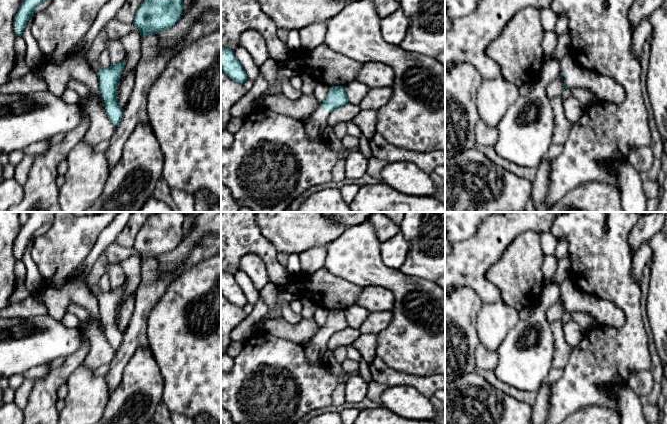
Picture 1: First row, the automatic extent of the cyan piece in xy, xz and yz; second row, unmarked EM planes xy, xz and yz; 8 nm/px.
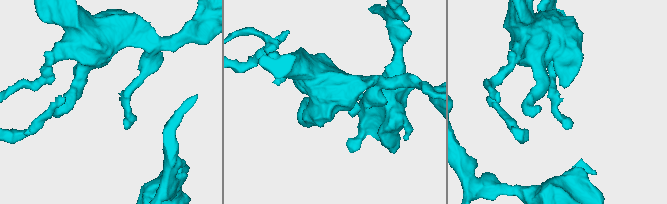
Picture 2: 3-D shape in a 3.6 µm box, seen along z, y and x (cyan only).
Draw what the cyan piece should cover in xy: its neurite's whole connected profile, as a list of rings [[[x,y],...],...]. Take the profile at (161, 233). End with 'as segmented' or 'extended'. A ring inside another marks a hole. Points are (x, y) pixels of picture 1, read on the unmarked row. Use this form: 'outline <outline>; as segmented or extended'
outline [[[157,212],[150,215],[135,237],[133,248],[140,254],[140,260],[157,258],[172,251],[181,241],[184,214],[179,212]]]; as segmented

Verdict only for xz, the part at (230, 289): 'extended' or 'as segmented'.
as segmented

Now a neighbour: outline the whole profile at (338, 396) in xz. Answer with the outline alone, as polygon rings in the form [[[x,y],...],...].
[[[327,350],[326,353],[323,355],[323,363],[326,367],[329,368],[330,372],[336,376],[338,376],[341,381],[339,382],[338,386],[334,389],[332,393],[332,404],[333,405],[342,405],[346,402],[345,399],[345,375],[346,373],[343,371],[341,364],[336,361],[333,356],[333,352]]]

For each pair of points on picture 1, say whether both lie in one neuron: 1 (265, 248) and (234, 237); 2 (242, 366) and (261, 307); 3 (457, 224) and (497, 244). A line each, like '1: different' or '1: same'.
1: same
2: different
3: different

